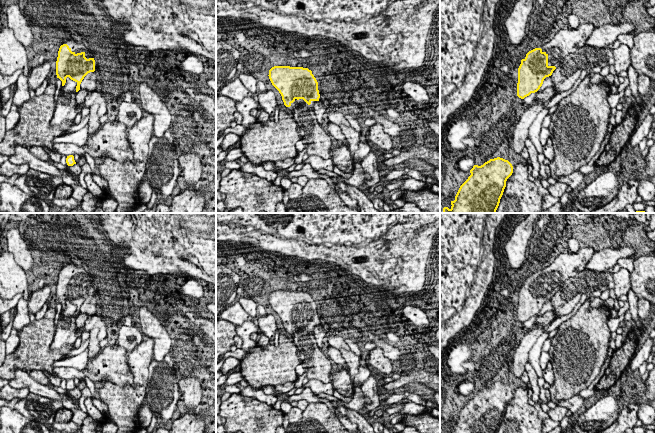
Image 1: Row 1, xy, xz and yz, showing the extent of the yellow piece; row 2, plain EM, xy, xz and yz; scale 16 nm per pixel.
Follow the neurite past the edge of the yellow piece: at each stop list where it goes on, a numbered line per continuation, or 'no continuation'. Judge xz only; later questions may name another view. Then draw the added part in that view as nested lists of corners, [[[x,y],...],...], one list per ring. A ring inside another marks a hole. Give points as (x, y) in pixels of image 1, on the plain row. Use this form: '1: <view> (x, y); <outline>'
1: xz (299, 327); [[[319,322],[318,325],[311,325],[310,329],[308,329],[303,323],[299,323],[299,324],[295,323],[295,325],[291,327],[291,330],[286,331],[286,333],[289,333],[290,335],[300,331],[308,331],[310,333],[313,333],[315,327],[318,327],[319,329],[323,328],[323,326],[321,325],[321,322]]]

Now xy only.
1: xy (76, 271); [[[71,263],[71,264],[64,266],[63,268],[67,268],[69,270],[69,272],[71,273],[71,275],[74,276],[75,278],[84,276],[85,281],[87,283],[93,282],[92,275],[89,273],[83,273],[82,269],[80,267],[76,266],[75,264]]]

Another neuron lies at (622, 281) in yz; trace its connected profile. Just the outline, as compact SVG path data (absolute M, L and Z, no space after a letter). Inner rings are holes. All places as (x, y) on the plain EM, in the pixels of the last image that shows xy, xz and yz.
M621 268L618 272L612 274L614 281L615 294L619 300L621 295L627 295L631 288L630 272L624 268Z

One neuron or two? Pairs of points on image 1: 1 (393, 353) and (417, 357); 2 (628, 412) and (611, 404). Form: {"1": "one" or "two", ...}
{"1": "two", "2": "two"}

